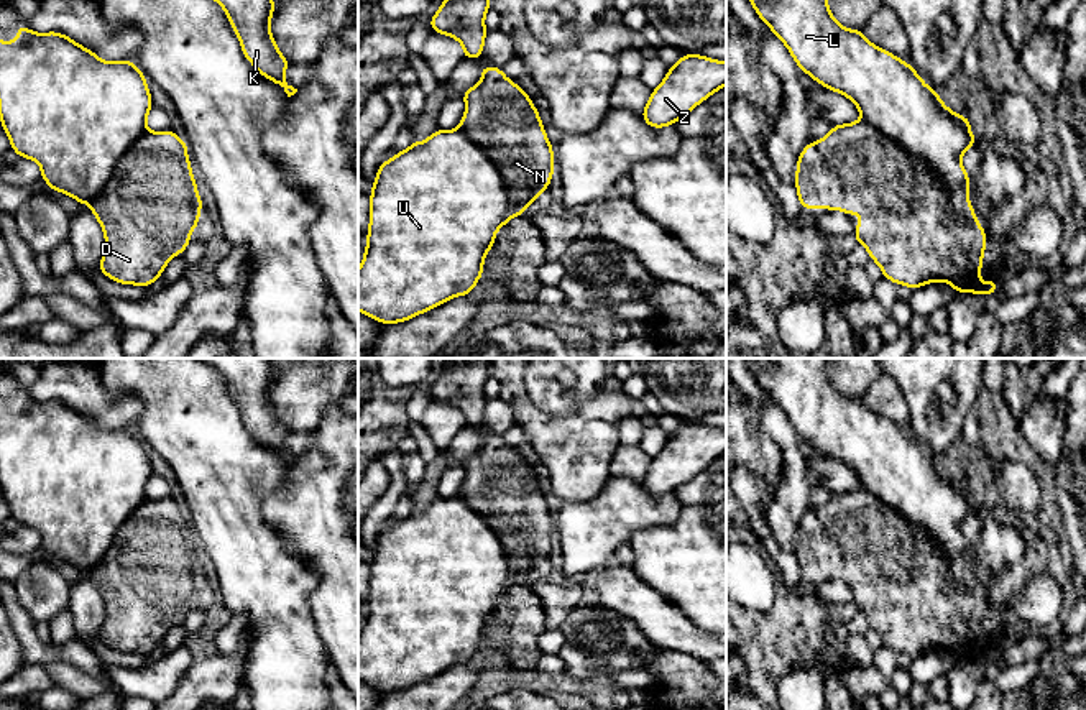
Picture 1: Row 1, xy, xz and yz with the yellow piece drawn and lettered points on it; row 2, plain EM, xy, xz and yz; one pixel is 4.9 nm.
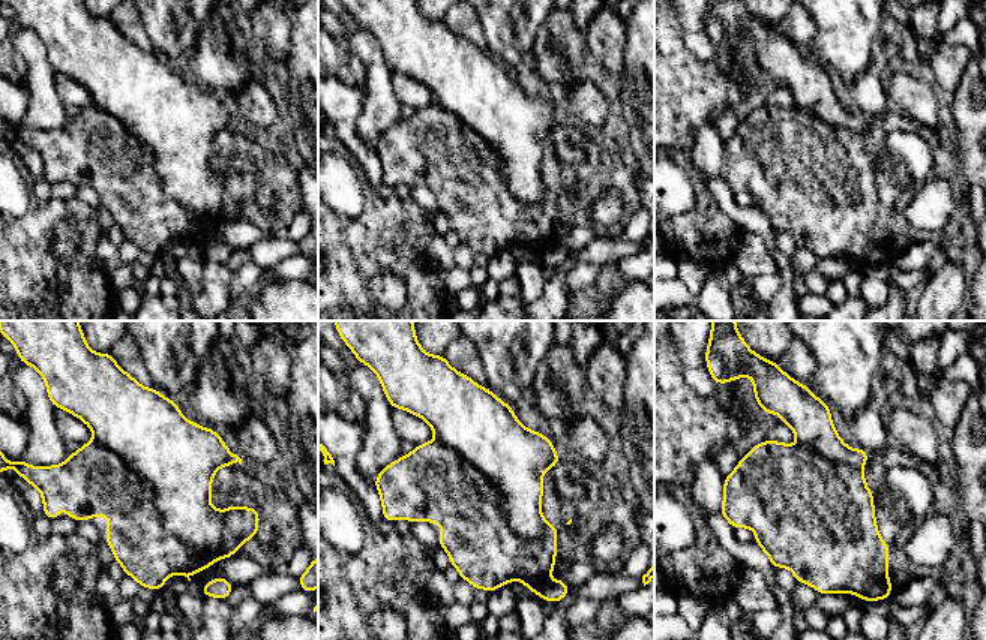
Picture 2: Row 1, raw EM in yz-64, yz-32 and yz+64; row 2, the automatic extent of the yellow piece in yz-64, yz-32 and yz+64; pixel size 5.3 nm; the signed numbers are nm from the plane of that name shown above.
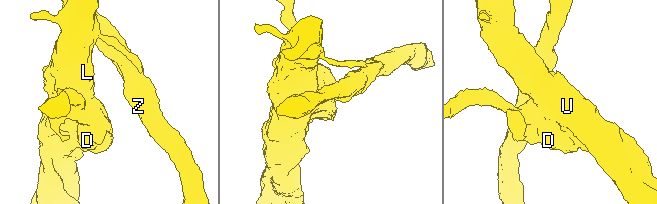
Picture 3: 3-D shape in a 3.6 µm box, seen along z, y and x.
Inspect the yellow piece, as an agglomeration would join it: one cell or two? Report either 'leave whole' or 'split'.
split

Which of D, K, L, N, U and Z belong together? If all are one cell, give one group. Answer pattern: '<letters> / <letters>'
D N / K L U Z

